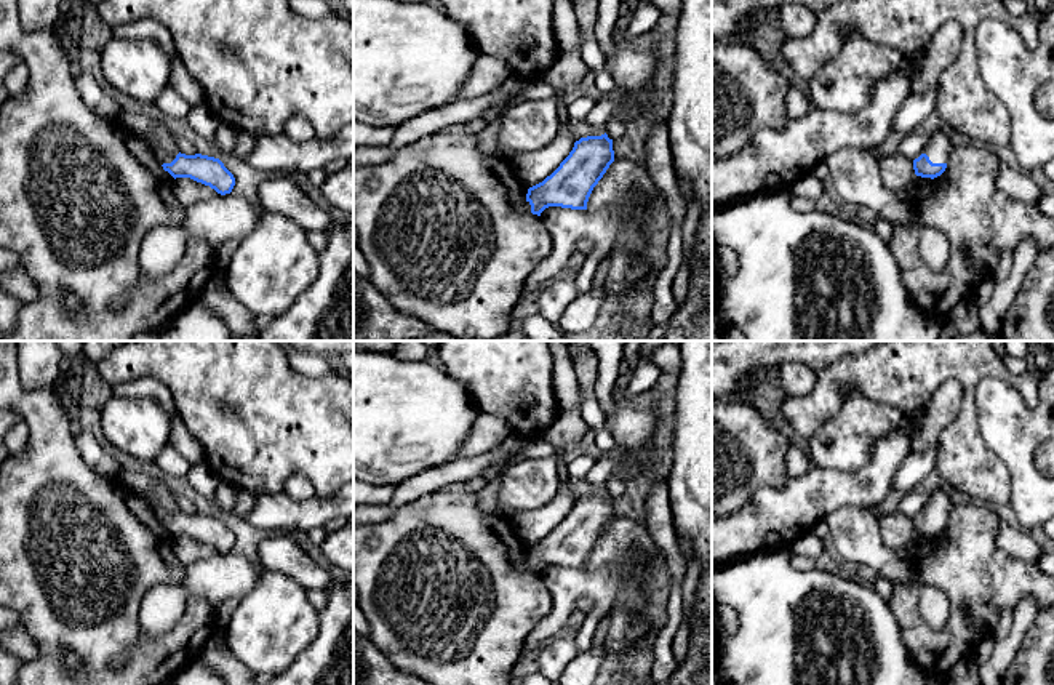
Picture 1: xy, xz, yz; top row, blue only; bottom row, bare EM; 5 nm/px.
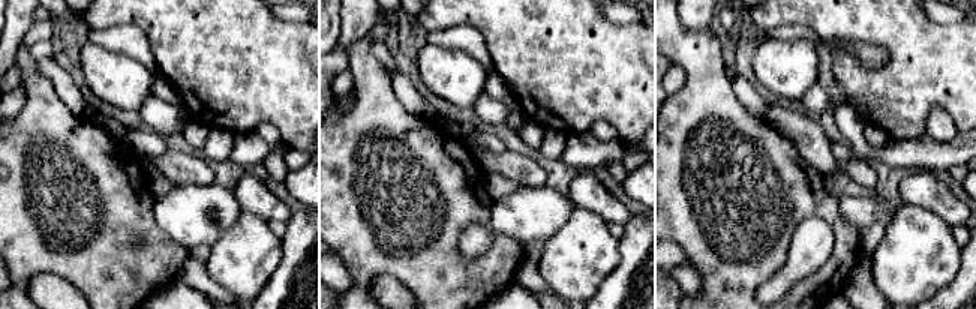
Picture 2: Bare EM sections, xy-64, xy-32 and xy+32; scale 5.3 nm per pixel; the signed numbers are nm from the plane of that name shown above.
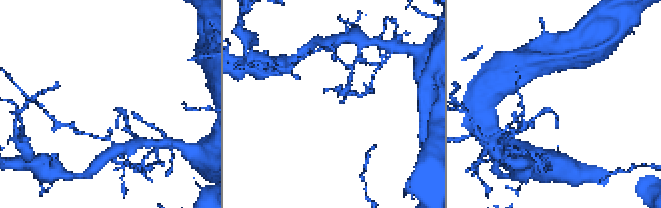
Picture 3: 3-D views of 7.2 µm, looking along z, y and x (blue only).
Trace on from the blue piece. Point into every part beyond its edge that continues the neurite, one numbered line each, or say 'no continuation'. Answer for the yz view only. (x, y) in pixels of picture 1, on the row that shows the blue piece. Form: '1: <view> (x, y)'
1: yz (939, 148)

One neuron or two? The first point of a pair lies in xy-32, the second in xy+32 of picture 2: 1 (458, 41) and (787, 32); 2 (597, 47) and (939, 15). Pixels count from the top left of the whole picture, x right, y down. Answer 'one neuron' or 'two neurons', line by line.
1: one neuron
2: two neurons

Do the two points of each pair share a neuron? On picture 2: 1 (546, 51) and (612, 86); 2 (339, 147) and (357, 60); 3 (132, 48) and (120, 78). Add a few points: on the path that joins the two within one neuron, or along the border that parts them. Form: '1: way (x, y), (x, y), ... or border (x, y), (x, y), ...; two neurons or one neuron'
1: way (562, 59), (570, 66), (595, 69); one neuron
2: way (360, 126), (365, 122), (365, 81); one neuron
3: border (96, 44), (141, 62), (156, 75); two neurons

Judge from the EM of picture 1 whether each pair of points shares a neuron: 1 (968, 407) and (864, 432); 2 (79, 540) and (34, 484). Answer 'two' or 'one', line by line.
1: two
2: one

